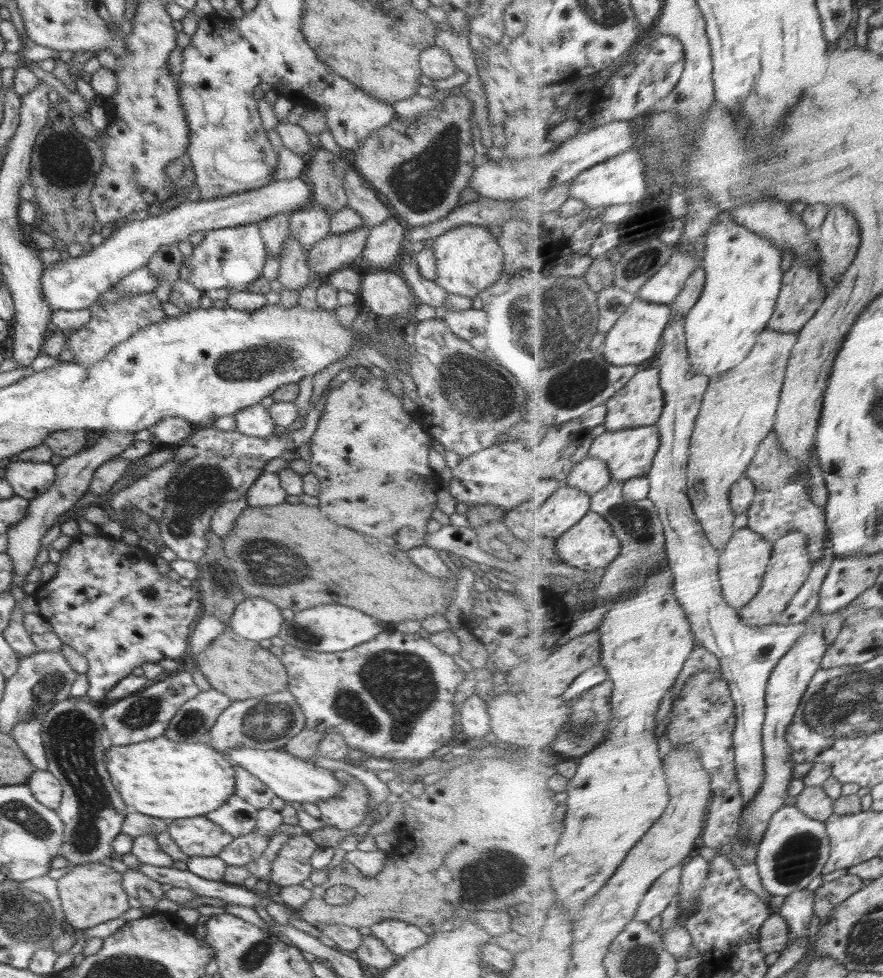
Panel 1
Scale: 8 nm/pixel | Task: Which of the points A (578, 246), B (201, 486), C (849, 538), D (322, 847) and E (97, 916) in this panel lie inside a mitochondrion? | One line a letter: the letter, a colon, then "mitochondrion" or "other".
A: other
B: mitochondrion
C: other
D: other
E: other

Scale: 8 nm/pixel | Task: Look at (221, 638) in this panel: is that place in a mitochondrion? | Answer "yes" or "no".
no

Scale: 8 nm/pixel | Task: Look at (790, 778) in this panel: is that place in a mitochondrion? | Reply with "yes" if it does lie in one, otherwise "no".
no

